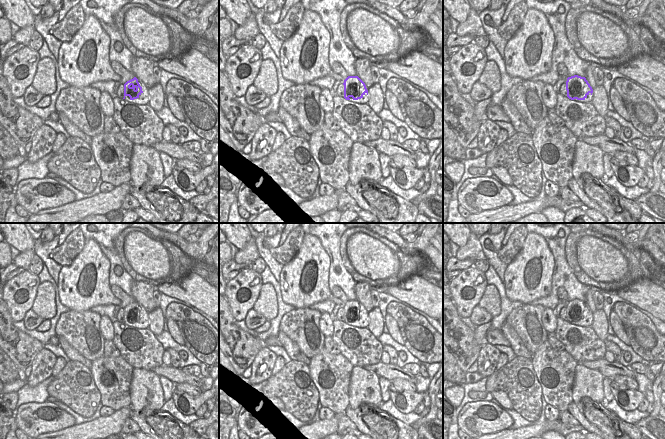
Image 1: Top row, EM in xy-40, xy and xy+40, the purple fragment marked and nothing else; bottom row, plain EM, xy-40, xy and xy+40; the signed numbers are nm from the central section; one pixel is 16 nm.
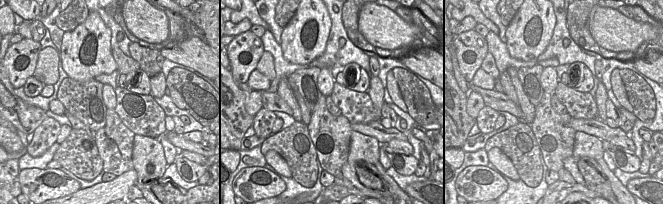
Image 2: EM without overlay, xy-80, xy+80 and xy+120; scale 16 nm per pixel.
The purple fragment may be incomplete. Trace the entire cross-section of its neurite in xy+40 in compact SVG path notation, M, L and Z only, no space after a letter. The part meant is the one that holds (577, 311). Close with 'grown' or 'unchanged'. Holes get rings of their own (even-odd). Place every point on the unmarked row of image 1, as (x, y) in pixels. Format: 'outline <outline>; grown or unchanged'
outline M574 299L566 305L567 321L573 325L581 327L591 327L593 323L593 313L585 301Z; grown

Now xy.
outline M348 300L344 304L344 322L350 326L367 328L370 323L368 311L358 300Z; grown

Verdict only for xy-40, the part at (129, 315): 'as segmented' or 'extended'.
extended

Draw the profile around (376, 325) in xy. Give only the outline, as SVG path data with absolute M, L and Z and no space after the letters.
M375 307L368 315L370 323L367 328L378 339L384 333L384 320L379 307Z

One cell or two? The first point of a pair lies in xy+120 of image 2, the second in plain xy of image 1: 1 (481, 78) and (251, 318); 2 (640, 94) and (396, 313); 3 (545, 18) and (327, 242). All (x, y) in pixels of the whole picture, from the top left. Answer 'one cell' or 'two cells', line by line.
1: one cell
2: one cell
3: two cells

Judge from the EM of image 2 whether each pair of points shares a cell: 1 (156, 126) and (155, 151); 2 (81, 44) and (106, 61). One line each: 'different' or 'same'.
1: different
2: same

